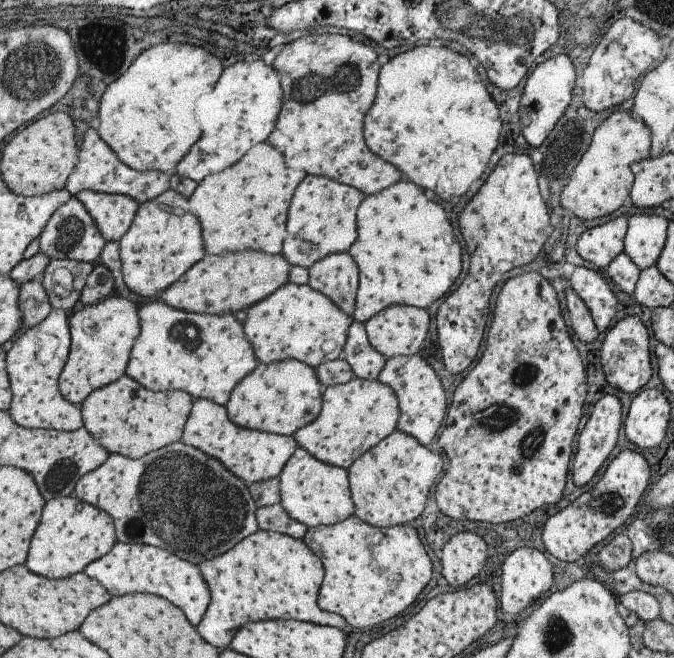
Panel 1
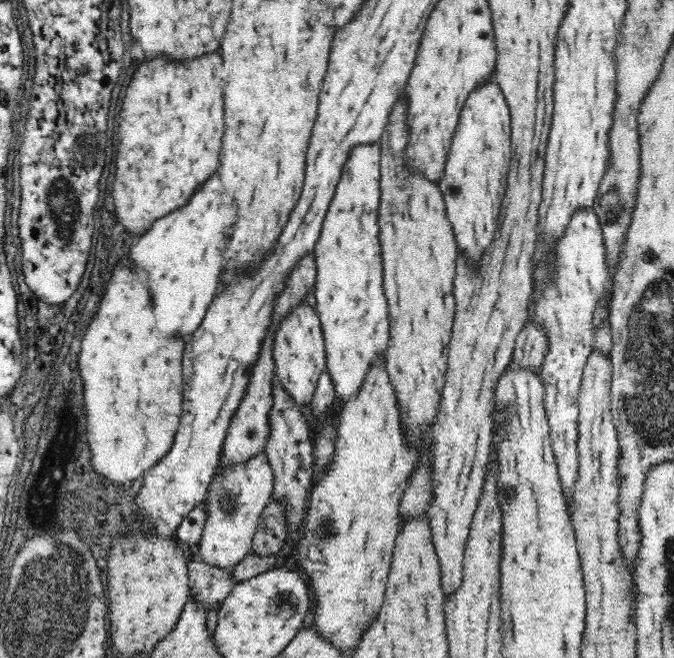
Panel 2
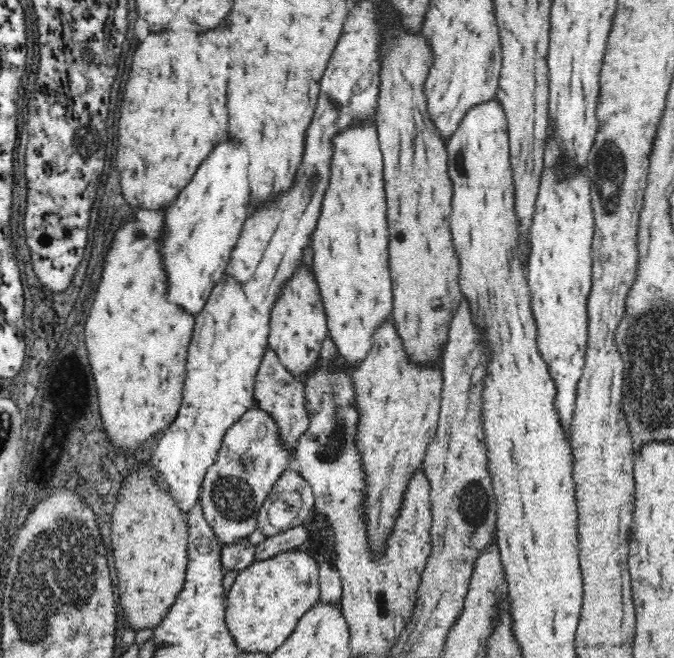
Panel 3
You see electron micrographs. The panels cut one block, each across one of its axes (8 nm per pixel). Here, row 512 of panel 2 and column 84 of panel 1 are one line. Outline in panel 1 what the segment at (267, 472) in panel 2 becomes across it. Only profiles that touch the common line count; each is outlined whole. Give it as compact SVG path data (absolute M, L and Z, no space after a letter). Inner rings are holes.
M74 196L52 214L39 237L40 253L48 255L51 260L74 259L80 262L93 263L98 260L106 244L96 221L86 210L86 207Z

